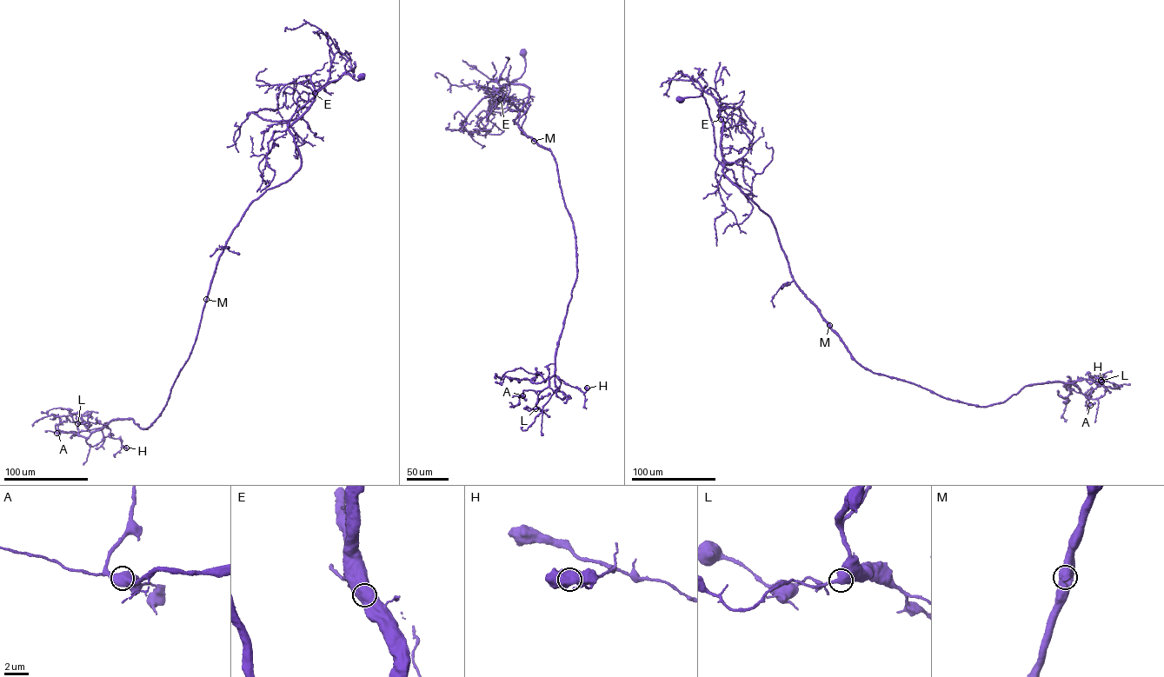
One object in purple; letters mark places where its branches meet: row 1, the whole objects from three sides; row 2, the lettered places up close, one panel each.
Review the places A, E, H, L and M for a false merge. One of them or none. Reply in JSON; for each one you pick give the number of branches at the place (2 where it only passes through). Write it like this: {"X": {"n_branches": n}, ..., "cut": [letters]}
{"cut": []}

